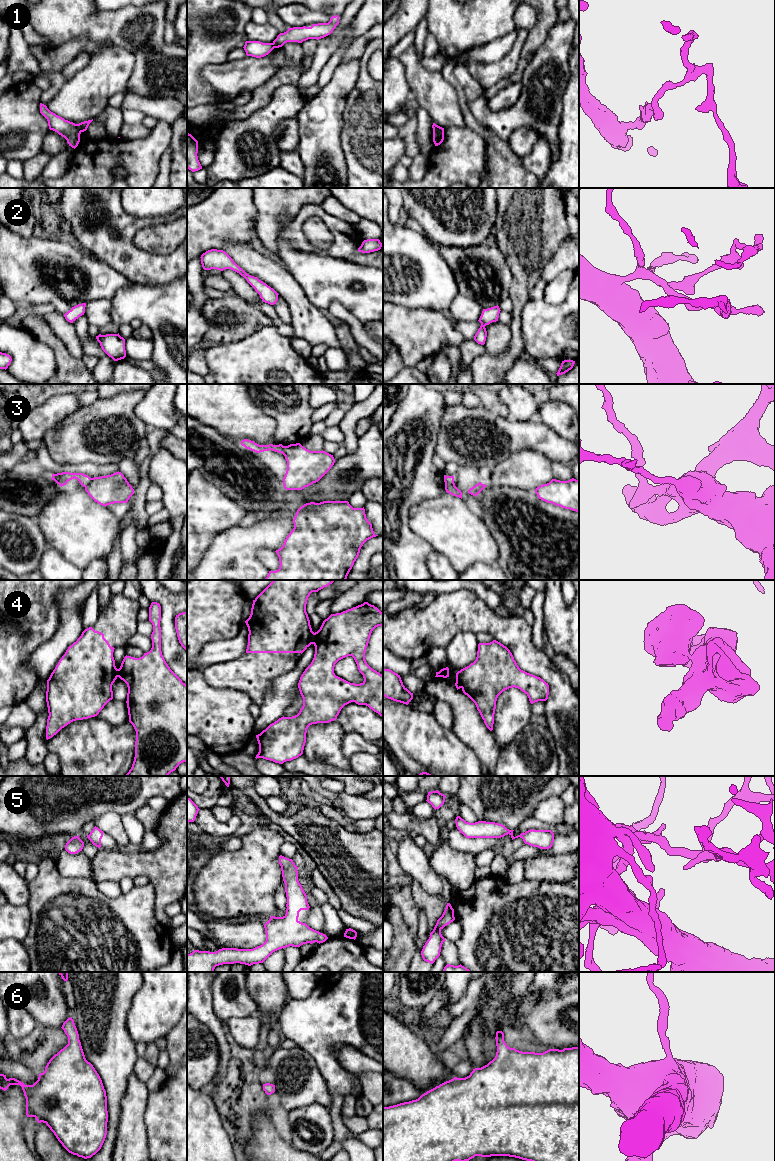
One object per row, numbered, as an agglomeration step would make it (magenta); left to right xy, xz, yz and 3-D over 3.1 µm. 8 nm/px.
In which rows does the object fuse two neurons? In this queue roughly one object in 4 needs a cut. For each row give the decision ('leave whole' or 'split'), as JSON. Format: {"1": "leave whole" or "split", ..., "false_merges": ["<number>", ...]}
{"1": "split", "2": "leave whole", "3": "split", "4": "split", "5": "leave whole", "6": "leave whole", "false_merges": ["1", "3", "4"]}

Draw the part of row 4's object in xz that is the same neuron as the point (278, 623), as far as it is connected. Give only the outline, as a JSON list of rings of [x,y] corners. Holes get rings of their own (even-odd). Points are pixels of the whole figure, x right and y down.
[[[273,580],[254,600],[251,608],[251,614],[245,621],[248,627],[248,645],[246,653],[303,653],[311,644],[314,643],[314,632],[312,631],[310,620],[306,612],[308,597],[312,592],[318,592],[324,587],[329,586],[335,580]]]

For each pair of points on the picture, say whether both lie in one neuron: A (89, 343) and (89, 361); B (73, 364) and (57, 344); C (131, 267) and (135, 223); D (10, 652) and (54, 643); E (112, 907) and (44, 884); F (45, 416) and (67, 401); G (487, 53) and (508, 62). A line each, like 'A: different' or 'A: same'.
A: different
B: same
C: same
D: different
E: same
F: same
G: different

